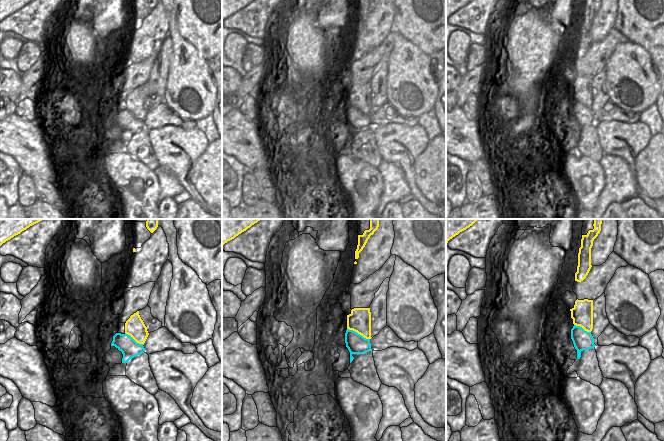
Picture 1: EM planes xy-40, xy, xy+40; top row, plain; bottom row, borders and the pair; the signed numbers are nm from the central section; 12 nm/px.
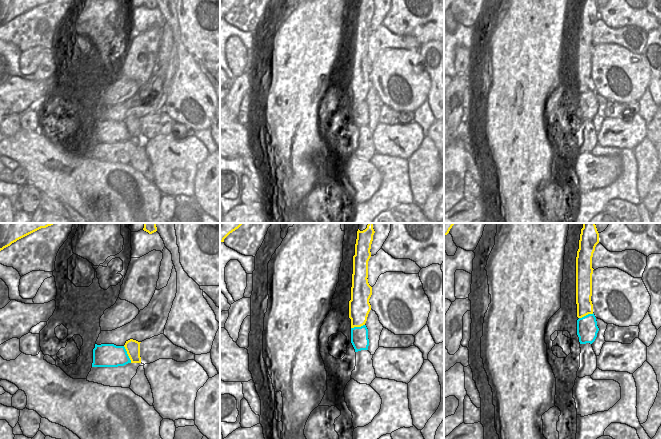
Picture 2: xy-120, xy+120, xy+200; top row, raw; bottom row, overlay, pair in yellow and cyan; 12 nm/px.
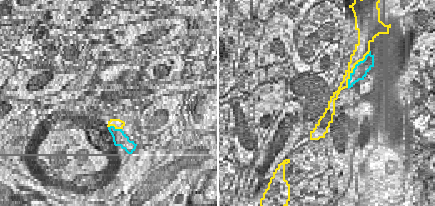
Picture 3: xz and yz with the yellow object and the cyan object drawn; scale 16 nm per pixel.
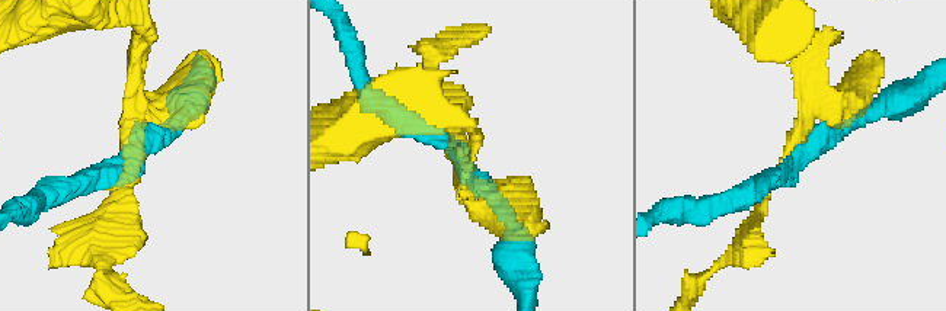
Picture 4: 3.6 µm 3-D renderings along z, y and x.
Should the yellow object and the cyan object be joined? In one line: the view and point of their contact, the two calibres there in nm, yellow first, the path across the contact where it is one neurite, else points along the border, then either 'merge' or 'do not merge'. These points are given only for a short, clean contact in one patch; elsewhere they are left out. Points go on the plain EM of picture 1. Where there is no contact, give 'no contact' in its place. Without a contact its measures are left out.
contact xy (358, 109); calibres 280 and 240 nm; do not merge

